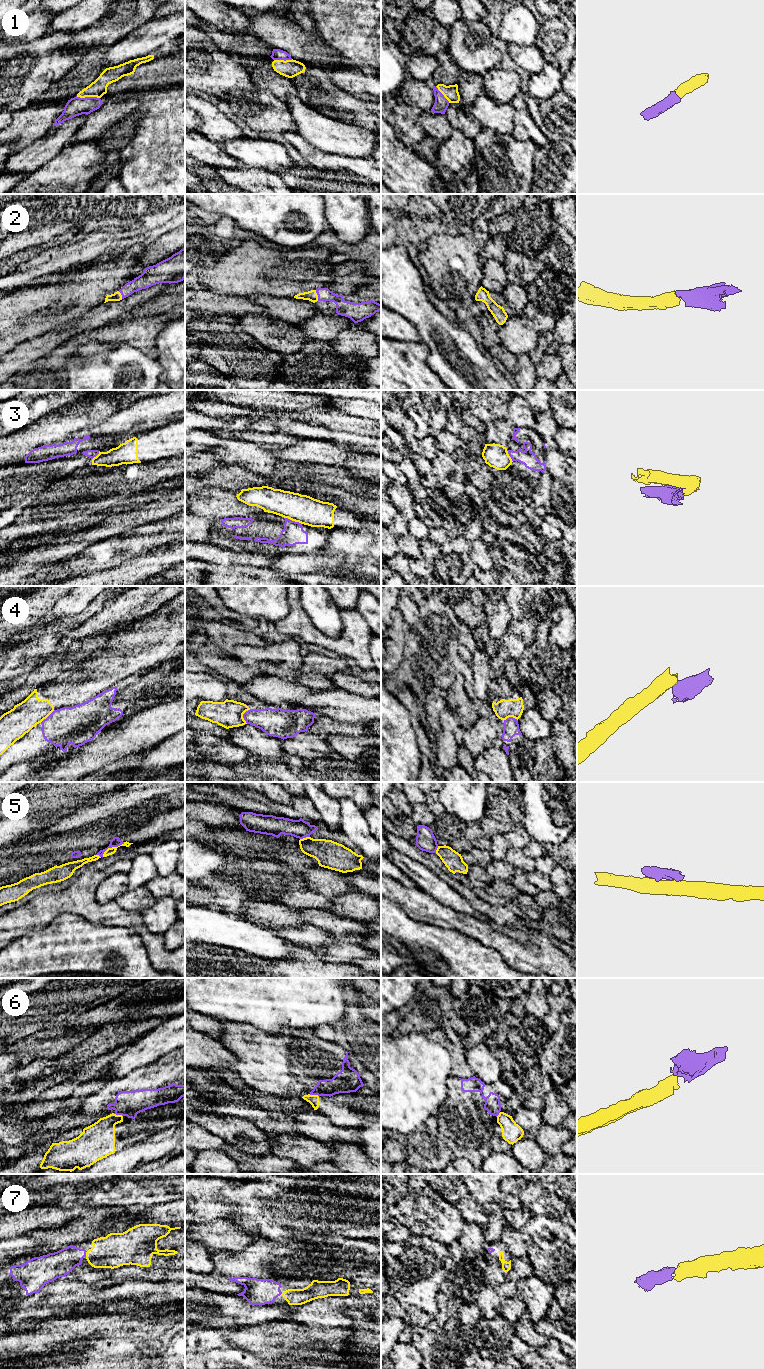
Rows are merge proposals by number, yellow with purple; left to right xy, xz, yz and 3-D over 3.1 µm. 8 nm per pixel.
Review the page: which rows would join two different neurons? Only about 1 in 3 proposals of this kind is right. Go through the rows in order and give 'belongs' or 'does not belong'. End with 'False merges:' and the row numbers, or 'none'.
1: belongs
2: belongs
3: does not belong
4: does not belong
5: does not belong
6: does not belong
7: belongs
False merges: 3, 4, 5, 6

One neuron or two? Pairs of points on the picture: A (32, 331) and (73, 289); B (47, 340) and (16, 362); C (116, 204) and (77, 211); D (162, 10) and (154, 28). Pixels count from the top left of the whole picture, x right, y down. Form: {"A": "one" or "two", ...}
{"A": "one", "B": "one", "C": "one", "D": "two"}

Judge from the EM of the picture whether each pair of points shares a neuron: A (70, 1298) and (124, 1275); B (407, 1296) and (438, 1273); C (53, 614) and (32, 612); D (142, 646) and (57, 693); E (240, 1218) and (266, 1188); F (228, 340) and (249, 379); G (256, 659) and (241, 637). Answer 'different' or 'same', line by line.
A: different
B: same
C: different
D: same
E: same
F: same
G: different

